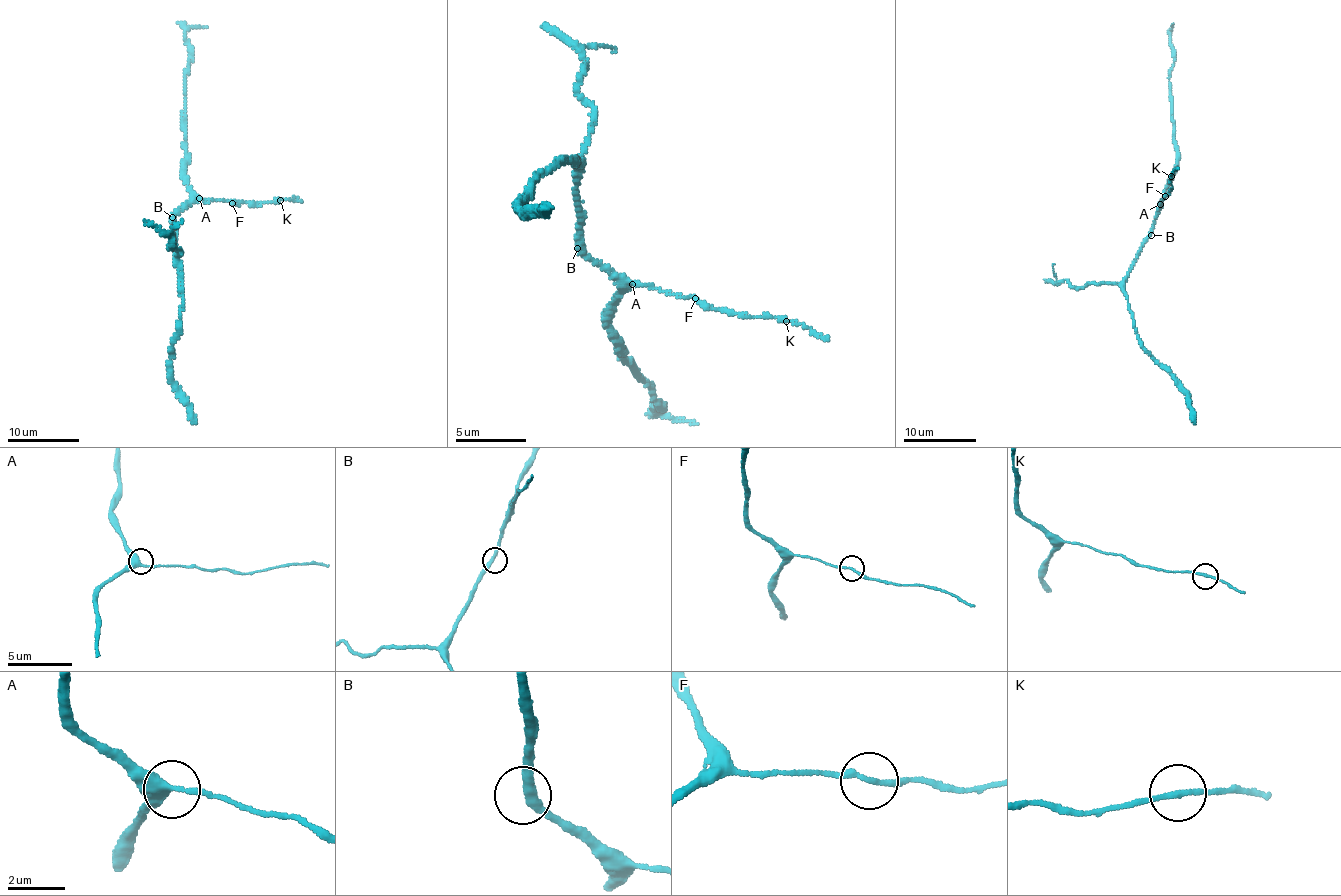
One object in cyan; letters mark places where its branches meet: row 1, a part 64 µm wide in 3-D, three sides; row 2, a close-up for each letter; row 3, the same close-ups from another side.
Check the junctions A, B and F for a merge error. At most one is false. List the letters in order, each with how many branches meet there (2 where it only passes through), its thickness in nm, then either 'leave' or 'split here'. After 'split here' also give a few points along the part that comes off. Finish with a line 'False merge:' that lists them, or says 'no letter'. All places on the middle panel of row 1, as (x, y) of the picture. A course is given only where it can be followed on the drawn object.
A: 3 branches meet; 360 nm thick; leave
B: 2 branches meet; 320 nm thick; leave
F: 2 branches meet; 190 nm thick; leave
False merge: no letter

